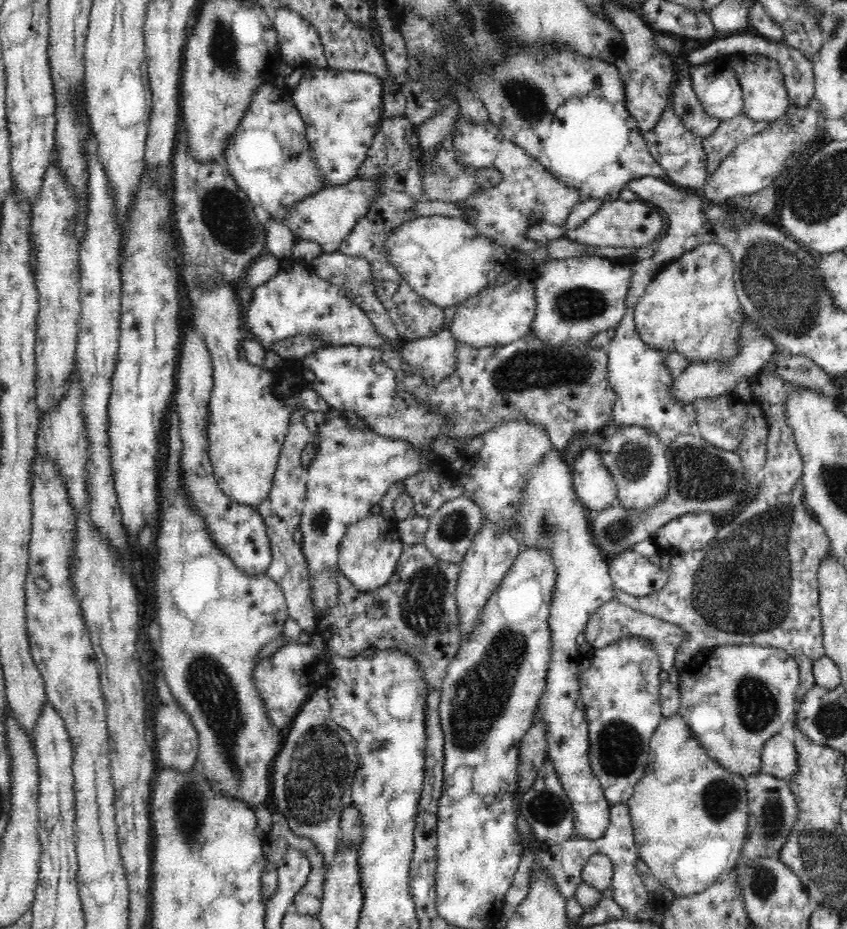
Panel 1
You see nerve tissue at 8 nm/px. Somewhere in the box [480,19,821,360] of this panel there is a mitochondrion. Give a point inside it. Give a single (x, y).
(528, 100)

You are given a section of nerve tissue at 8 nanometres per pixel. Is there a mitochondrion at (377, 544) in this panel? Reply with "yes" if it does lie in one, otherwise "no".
no

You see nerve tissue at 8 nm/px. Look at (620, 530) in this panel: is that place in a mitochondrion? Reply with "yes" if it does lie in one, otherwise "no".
yes

